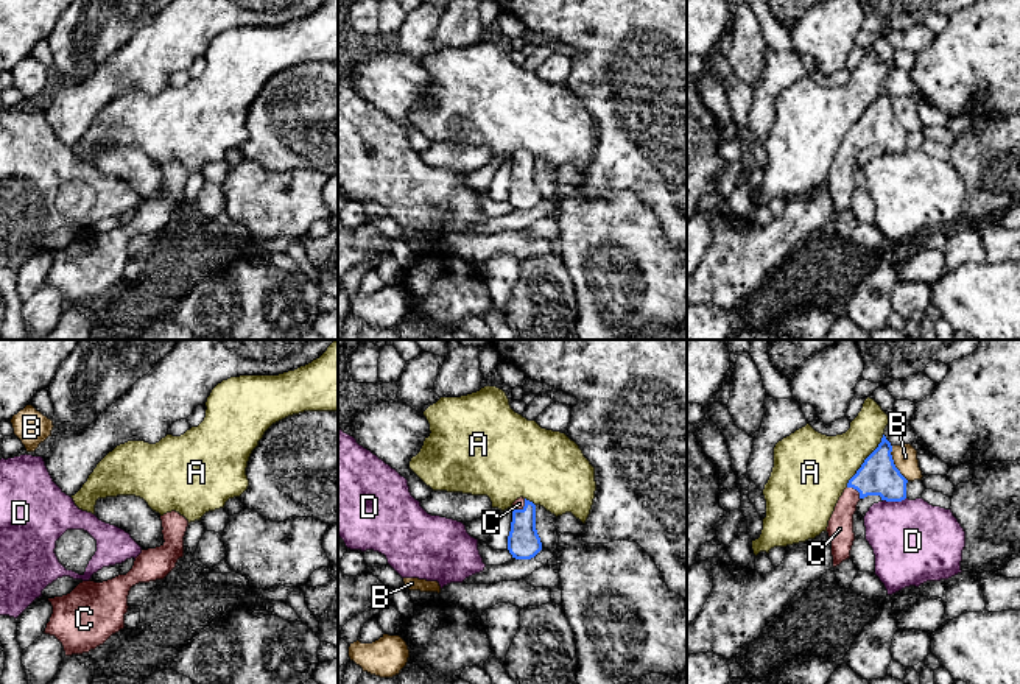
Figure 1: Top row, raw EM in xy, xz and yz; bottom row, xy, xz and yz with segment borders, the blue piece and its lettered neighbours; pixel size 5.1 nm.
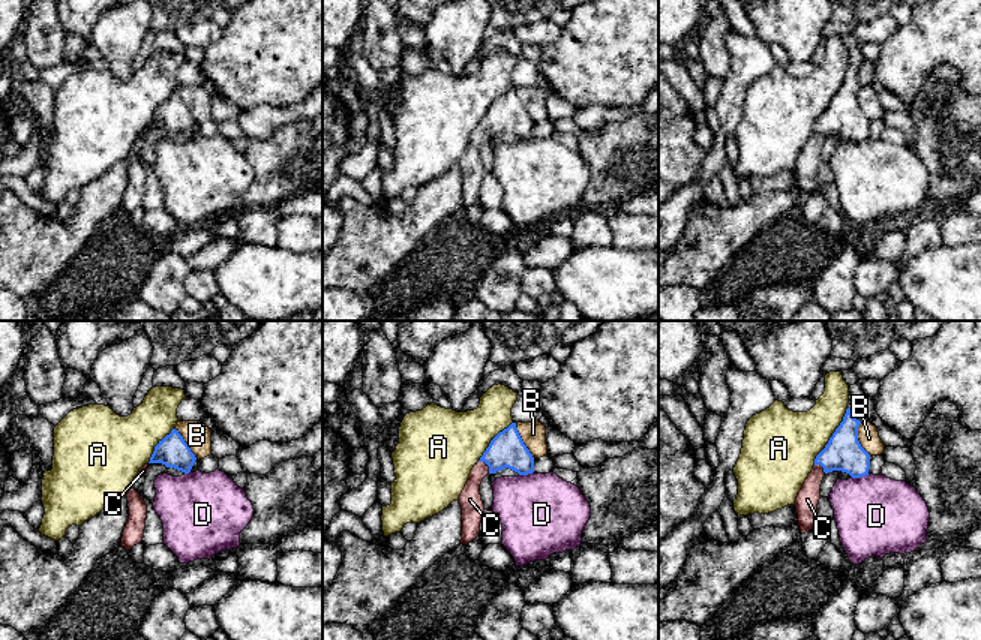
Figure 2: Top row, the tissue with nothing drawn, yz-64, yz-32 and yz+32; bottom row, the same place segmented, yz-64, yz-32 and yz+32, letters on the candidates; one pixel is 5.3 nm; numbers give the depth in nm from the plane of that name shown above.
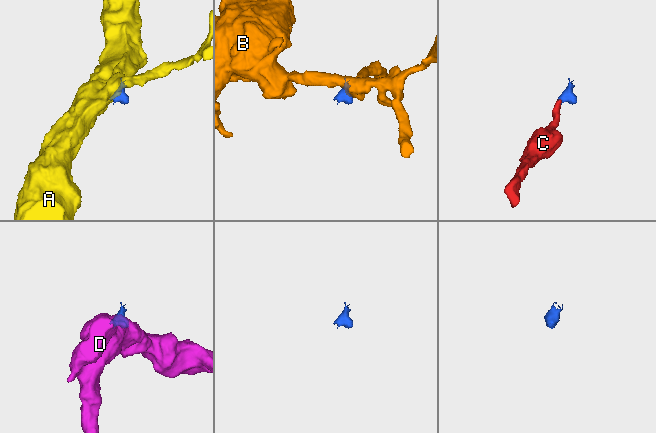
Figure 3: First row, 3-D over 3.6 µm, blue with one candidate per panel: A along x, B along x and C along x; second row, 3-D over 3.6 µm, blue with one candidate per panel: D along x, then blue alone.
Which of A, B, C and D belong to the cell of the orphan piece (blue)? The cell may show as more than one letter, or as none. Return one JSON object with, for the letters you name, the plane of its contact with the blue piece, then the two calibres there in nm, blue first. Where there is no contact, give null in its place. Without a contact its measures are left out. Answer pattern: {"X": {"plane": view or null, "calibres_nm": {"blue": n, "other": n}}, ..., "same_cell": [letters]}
{"C": {"plane": "yz", "calibres_nm": {"blue": 200, "other": 130}}, "same_cell": ["C"]}

